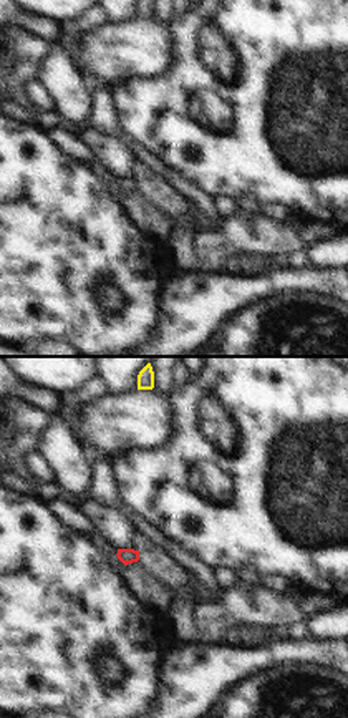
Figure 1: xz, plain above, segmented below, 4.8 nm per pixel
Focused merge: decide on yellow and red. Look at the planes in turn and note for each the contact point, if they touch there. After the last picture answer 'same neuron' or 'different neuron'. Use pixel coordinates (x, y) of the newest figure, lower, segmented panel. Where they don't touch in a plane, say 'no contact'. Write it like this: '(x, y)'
no contact

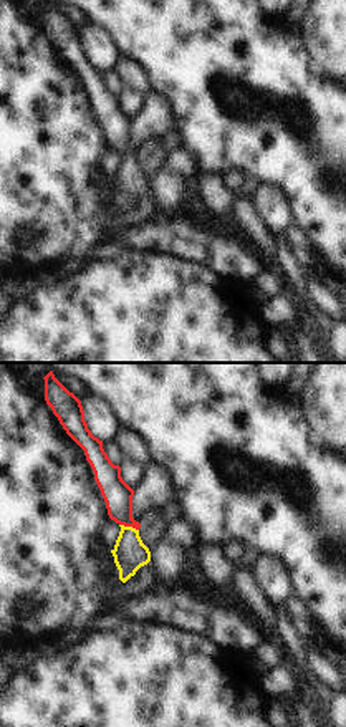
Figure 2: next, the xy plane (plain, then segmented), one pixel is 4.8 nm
(129, 527)

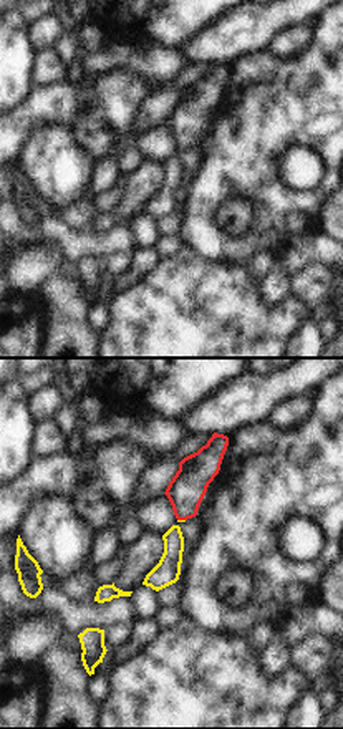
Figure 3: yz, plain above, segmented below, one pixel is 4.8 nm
(181, 521)

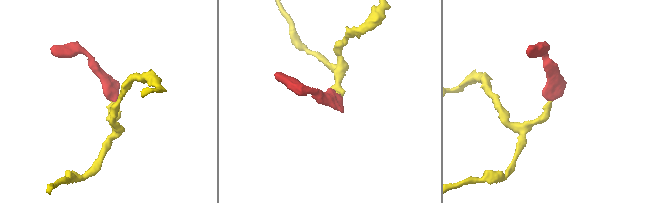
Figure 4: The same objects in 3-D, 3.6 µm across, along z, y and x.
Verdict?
same neuron

